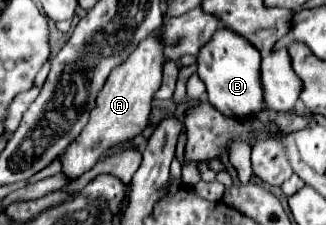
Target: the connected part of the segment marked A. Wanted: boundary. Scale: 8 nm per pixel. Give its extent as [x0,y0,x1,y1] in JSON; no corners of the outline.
[61,33,165,181]

